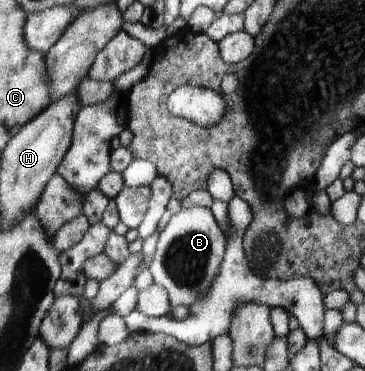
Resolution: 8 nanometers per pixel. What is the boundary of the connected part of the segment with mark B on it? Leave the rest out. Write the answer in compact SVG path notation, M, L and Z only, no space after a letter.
M194 206L183 208L172 215L169 224L161 233L155 258L149 269L155 283L168 290L173 307L192 307L220 275L226 257L227 233L220 228L211 208Z

